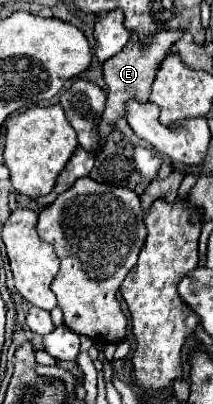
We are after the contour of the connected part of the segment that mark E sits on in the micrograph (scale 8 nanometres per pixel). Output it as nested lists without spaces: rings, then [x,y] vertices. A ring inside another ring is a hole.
[[[166,30],[166,32],[158,32],[152,36],[152,40],[146,44],[142,42],[138,36],[132,36],[130,42],[124,46],[122,52],[118,52],[116,56],[112,56],[110,60],[104,62],[104,80],[110,88],[108,92],[108,100],[106,100],[106,110],[100,122],[100,136],[106,138],[112,124],[124,116],[124,108],[126,108],[126,100],[136,98],[136,100],[148,100],[150,96],[150,88],[156,76],[156,70],[160,66],[160,62],[164,60],[164,56],[170,52],[170,46],[174,42],[178,42],[184,36],[182,30]]]

